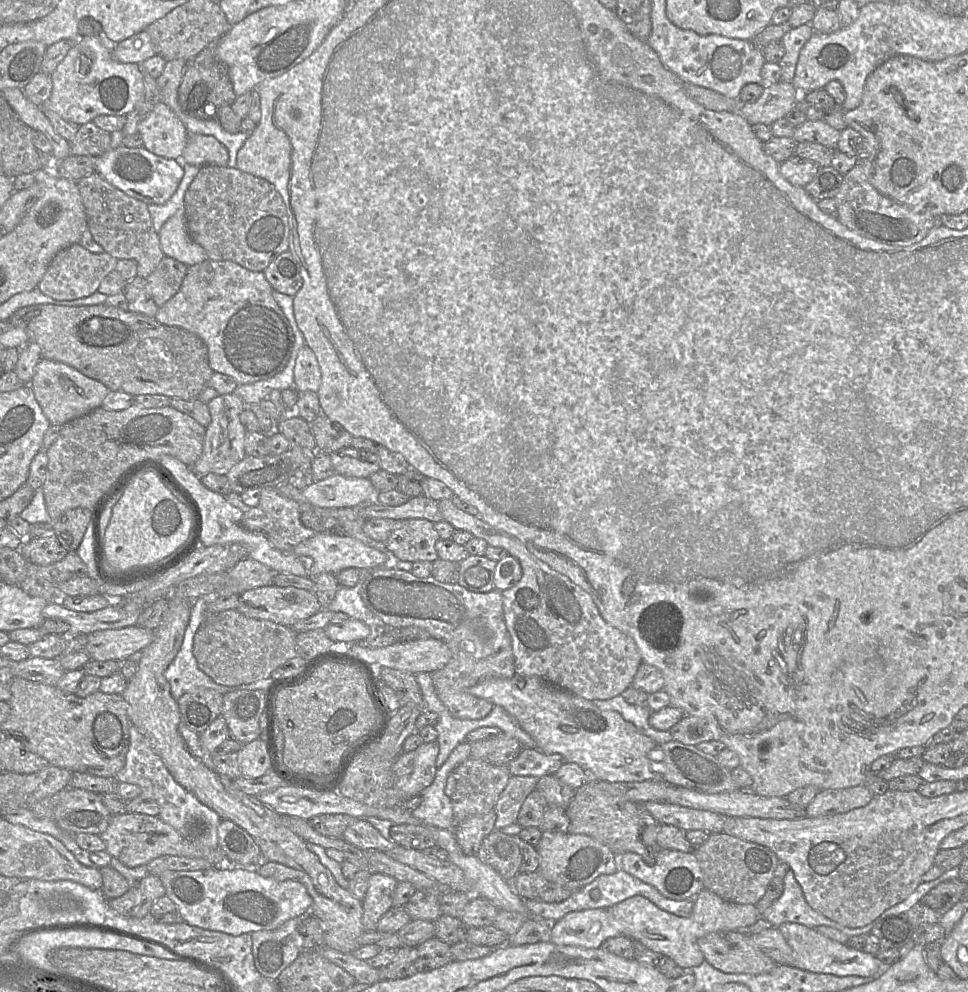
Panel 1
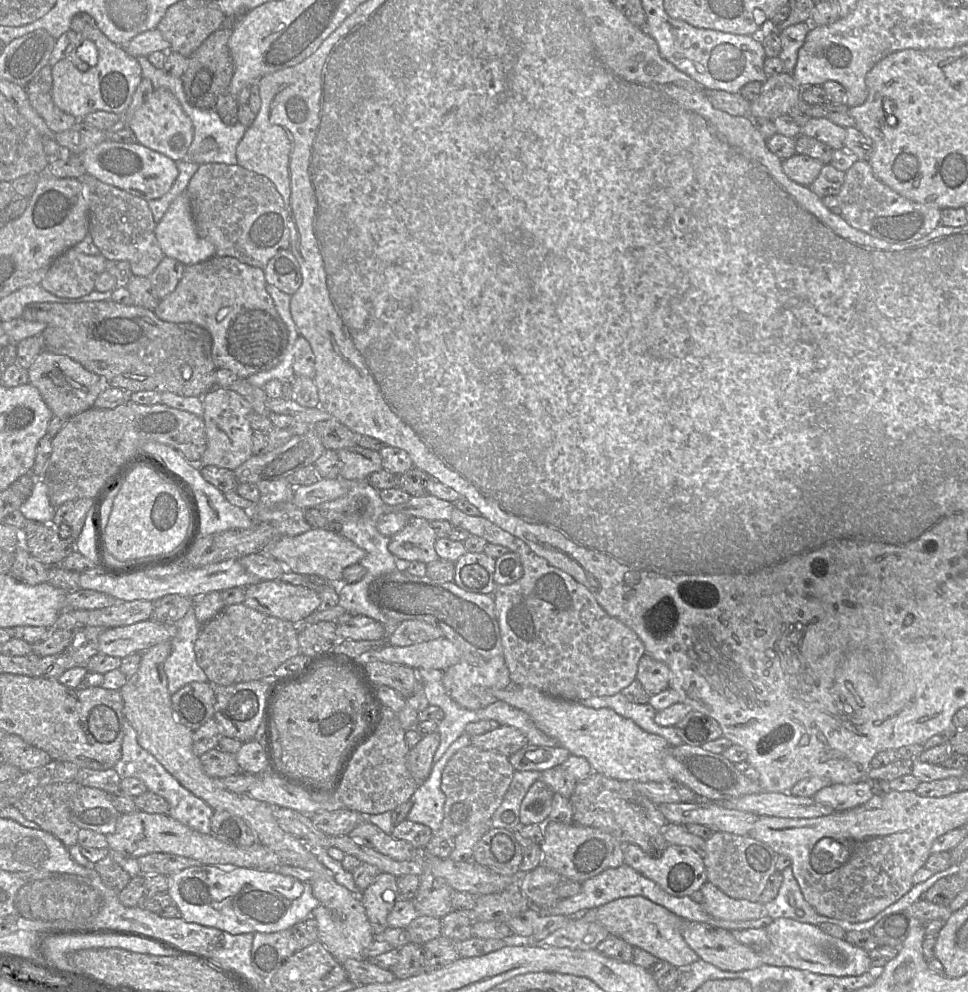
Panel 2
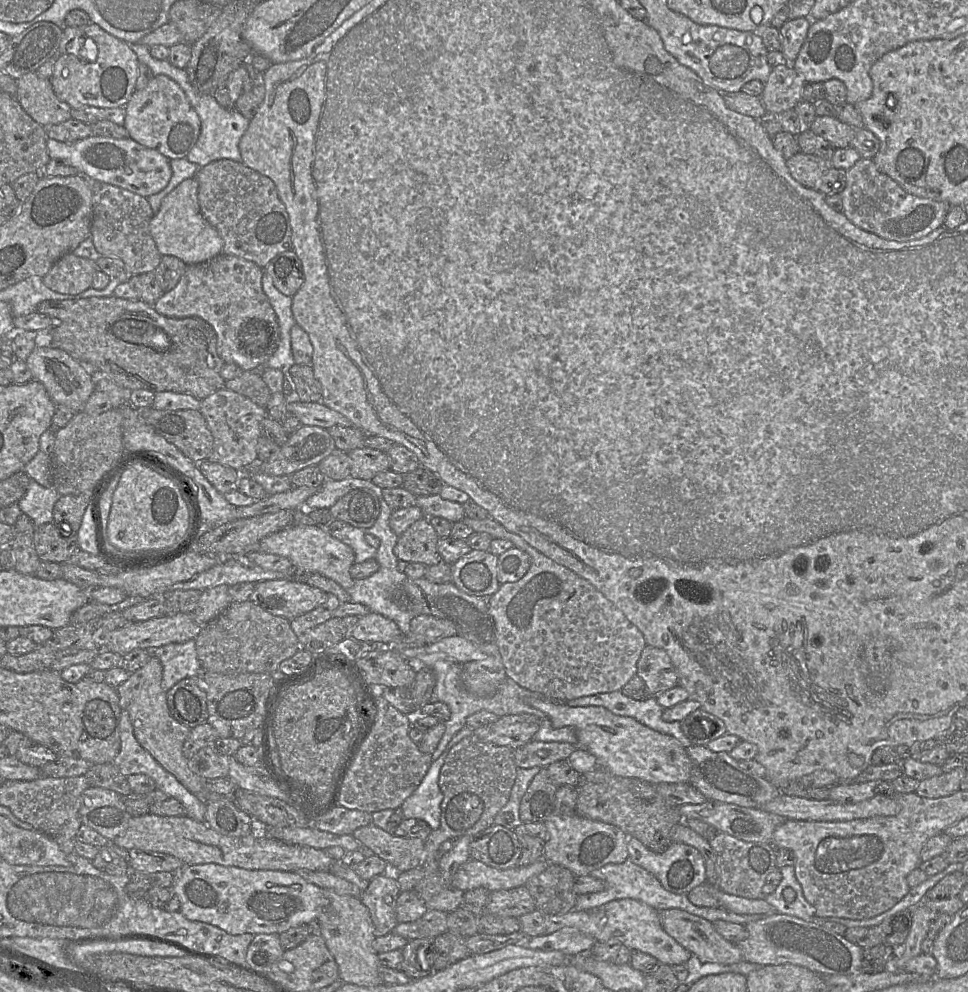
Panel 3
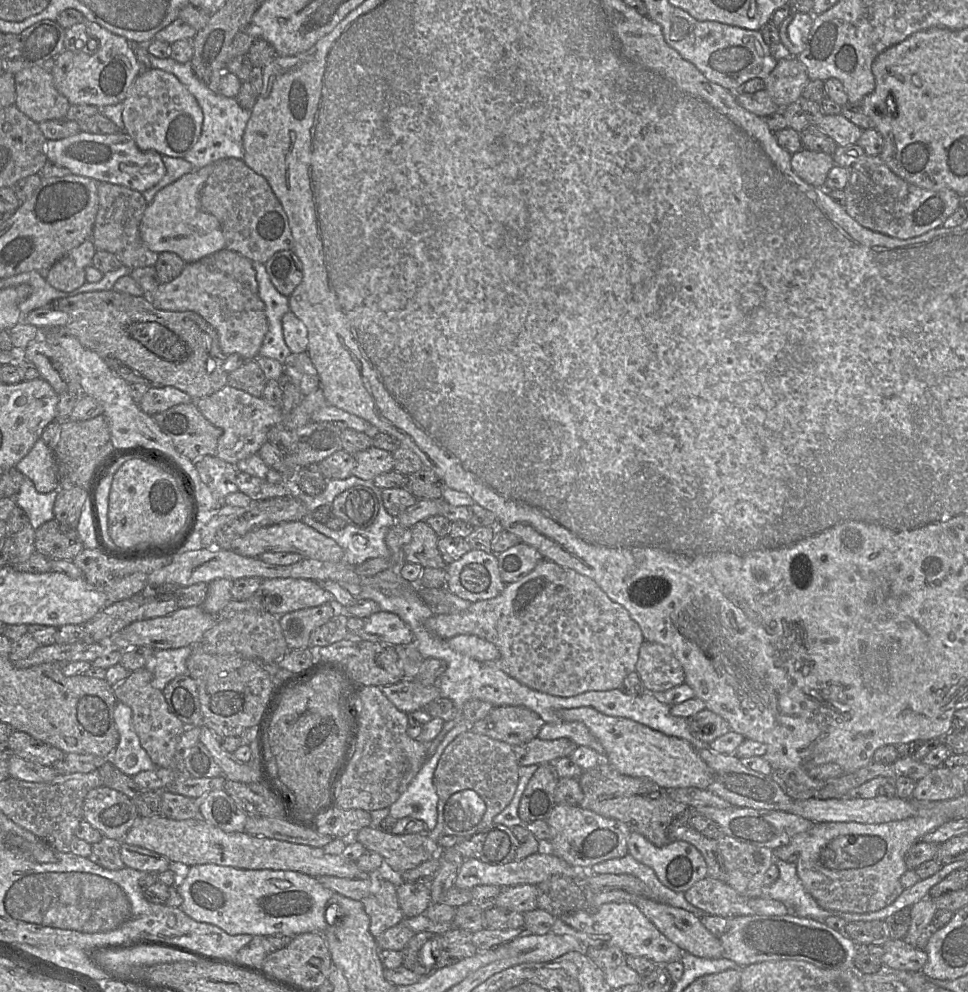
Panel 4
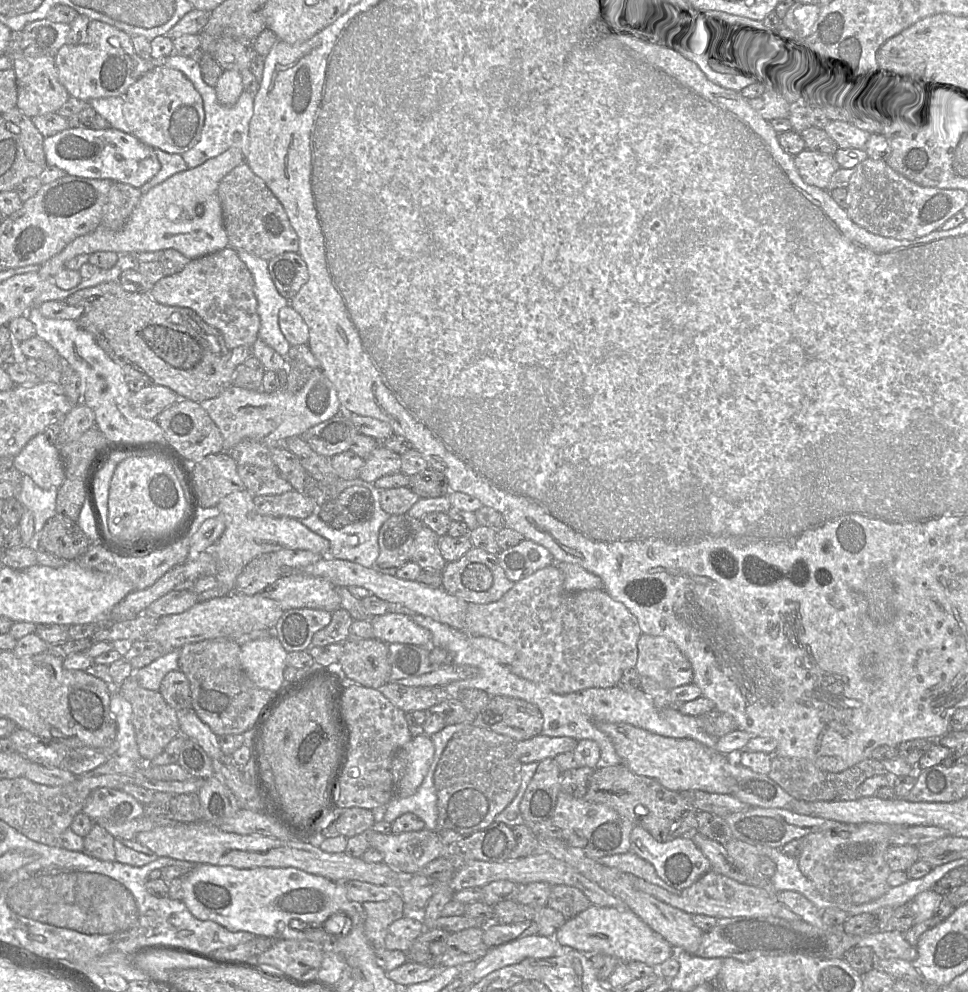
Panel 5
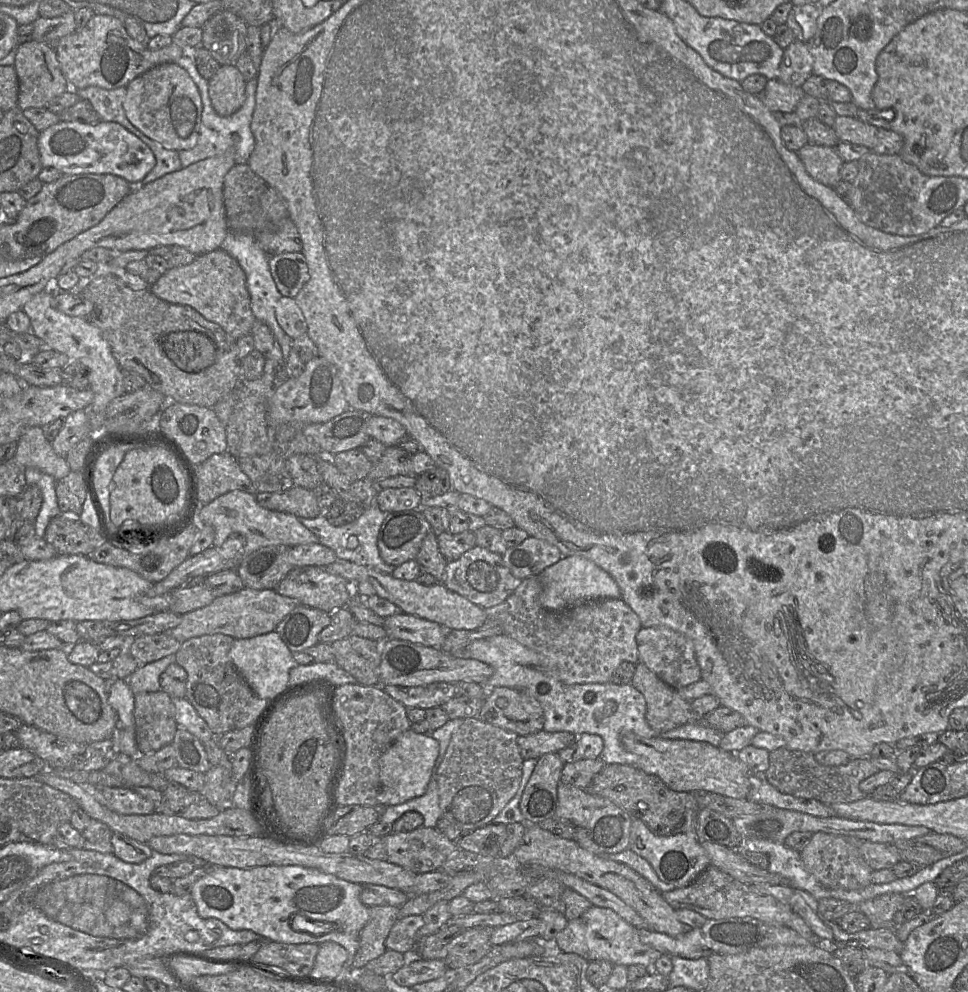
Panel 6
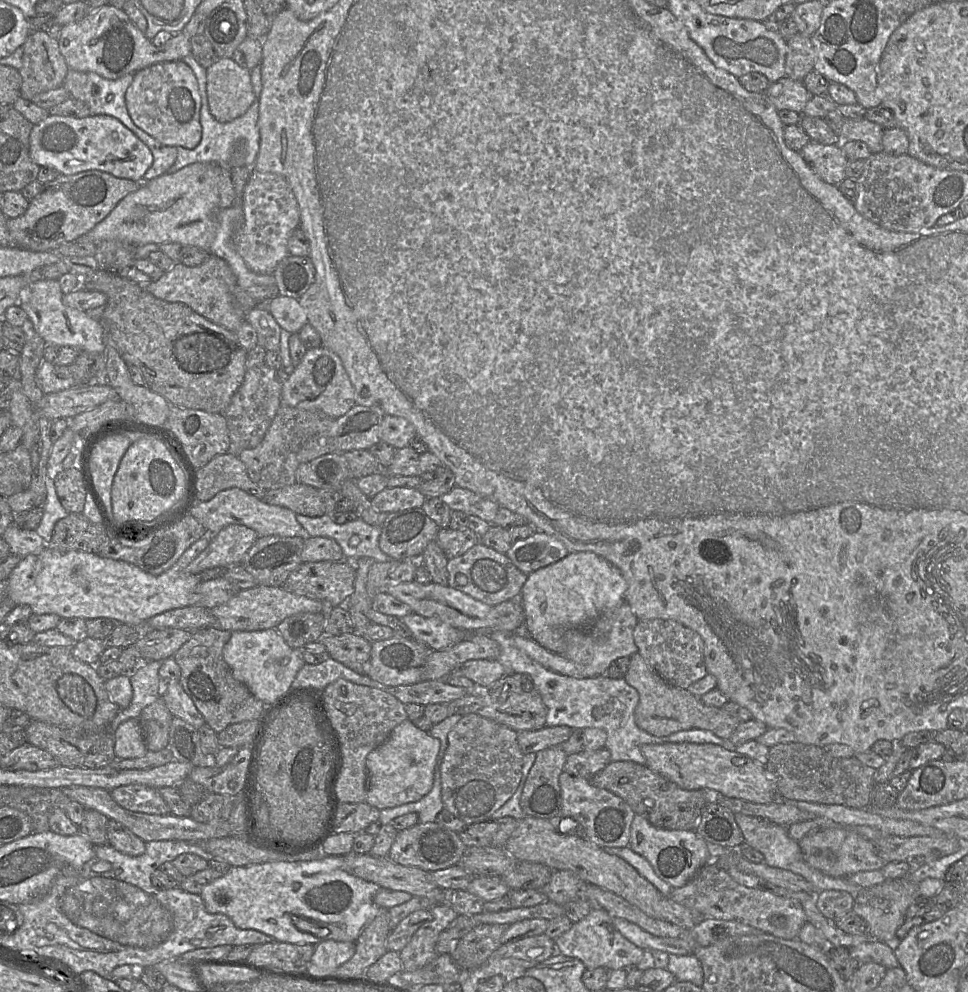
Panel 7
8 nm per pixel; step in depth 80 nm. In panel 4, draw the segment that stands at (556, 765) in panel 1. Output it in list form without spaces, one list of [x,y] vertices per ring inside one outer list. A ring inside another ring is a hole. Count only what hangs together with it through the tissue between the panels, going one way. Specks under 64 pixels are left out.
[[[536,737],[527,743],[514,745],[513,751],[520,766],[553,763],[560,757],[570,756],[577,747],[568,738],[544,740]]]

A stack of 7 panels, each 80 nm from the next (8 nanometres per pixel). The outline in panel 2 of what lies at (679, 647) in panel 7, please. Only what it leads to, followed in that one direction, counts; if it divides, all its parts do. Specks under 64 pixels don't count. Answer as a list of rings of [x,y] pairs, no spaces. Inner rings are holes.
[[[644,654],[638,663],[636,679],[650,696],[655,695],[670,687],[670,669],[665,663]]]

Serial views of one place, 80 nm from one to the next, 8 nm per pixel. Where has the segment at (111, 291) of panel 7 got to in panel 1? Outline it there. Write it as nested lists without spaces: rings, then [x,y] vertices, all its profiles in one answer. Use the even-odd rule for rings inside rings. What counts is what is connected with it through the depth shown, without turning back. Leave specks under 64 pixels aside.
[[[105,303],[75,307],[36,304],[17,310],[8,322],[26,331],[29,341],[39,345],[42,358],[67,364],[87,377],[100,381],[110,391],[132,396],[149,394],[197,400],[202,390],[209,386],[214,373],[209,364],[208,348],[198,335],[181,327],[161,324],[154,317]]]

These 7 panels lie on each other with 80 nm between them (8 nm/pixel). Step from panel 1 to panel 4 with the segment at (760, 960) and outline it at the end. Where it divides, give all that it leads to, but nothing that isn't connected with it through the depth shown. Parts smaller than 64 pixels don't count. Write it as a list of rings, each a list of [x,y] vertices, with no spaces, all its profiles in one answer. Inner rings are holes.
[[[643,896],[635,897],[635,905],[666,938],[676,944],[684,953],[706,959],[719,959],[723,957],[720,937],[713,935],[702,924],[700,918],[693,913]]]

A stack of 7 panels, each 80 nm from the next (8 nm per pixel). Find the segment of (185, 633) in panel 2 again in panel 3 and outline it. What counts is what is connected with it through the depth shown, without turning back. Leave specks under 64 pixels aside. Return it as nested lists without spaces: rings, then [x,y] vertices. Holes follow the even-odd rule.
[[[196,640],[183,643],[170,643],[152,650],[163,667],[161,687],[167,692],[184,678],[202,676],[202,666],[196,652]]]

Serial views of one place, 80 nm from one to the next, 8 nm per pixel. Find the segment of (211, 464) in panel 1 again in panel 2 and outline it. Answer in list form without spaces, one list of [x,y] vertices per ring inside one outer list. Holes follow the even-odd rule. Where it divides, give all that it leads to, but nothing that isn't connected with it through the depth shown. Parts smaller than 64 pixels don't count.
[[[214,387],[202,396],[203,420],[207,435],[207,448],[197,463],[198,467],[213,465],[234,471],[252,455],[254,431],[249,415],[254,412],[251,404],[240,394],[223,387]]]

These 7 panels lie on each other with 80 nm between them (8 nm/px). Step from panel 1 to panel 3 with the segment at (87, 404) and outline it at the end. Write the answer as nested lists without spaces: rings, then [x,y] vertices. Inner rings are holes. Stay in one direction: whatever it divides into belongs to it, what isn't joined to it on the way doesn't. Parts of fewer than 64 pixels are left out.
[[[37,346],[25,361],[34,380],[41,382],[56,406],[82,411],[95,391],[94,381],[87,370],[64,350],[54,346]]]

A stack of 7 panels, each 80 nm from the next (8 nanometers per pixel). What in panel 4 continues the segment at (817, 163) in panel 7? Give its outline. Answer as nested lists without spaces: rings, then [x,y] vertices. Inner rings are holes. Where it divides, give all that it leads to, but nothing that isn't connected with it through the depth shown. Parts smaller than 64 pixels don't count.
[[[805,148],[791,156],[793,171],[803,181],[818,188],[825,188],[827,175],[834,165],[832,155]]]

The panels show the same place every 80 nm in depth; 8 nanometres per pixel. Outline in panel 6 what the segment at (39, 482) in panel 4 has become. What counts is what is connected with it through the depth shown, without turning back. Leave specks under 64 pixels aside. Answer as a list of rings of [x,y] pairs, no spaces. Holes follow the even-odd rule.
[[[40,426],[24,429],[14,457],[26,468],[36,468],[55,480],[64,478],[71,471],[65,457],[56,454]]]

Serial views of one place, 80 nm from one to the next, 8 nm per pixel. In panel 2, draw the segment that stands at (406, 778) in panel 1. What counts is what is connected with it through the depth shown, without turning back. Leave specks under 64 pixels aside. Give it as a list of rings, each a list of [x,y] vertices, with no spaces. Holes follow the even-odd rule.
[[[437,731],[423,736],[407,753],[405,765],[418,785],[429,777],[434,764],[433,757],[439,743],[440,734]]]

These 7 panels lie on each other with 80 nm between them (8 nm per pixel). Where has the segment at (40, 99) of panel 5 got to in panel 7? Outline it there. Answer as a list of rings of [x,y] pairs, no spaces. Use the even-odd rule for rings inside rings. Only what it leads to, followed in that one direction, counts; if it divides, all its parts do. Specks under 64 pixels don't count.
[[[47,29],[30,33],[24,42],[20,96],[30,100],[37,94],[62,86],[69,70],[56,35]]]

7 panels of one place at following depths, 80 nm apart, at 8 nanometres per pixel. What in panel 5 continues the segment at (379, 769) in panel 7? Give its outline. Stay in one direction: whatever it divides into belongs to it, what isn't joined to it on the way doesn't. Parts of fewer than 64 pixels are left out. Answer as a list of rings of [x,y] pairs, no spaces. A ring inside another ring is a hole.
[[[418,735],[395,756],[392,774],[395,782],[395,797],[413,795],[422,784],[433,761],[435,746],[427,735]]]

